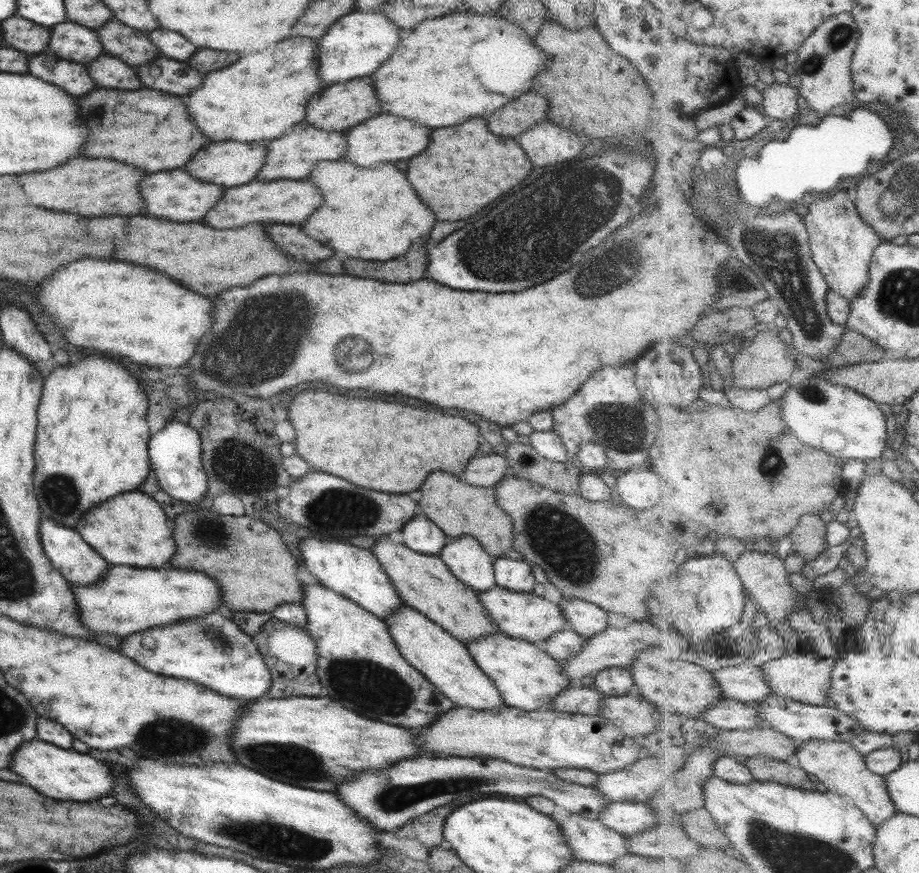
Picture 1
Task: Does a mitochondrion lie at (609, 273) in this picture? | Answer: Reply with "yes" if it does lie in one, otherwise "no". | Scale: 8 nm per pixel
yes

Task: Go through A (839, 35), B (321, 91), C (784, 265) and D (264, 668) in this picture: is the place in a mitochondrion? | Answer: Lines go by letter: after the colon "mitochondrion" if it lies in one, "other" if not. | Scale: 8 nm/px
A: mitochondrion
B: other
C: mitochondrion
D: other

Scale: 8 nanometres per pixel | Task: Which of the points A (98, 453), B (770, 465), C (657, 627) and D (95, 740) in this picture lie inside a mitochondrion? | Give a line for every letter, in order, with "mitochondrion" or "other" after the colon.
A: other
B: mitochondrion
C: other
D: other

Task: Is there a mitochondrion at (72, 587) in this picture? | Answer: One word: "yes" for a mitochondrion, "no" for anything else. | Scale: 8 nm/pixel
no

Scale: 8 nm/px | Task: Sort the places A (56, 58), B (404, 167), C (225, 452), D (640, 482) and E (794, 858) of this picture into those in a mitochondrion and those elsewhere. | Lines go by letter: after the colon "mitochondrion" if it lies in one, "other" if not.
A: other
B: other
C: mitochondrion
D: other
E: mitochondrion

